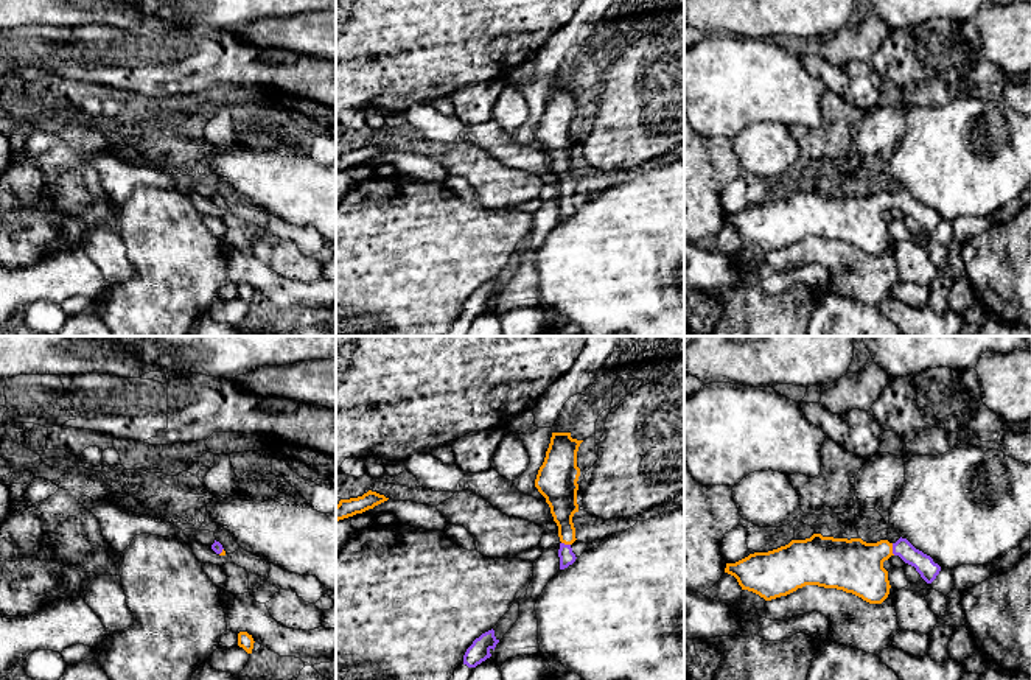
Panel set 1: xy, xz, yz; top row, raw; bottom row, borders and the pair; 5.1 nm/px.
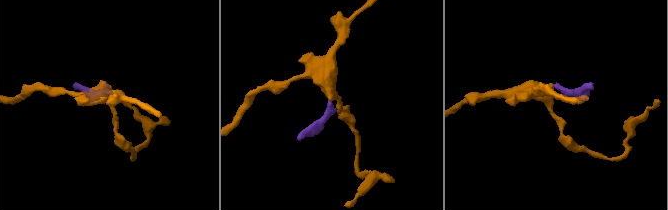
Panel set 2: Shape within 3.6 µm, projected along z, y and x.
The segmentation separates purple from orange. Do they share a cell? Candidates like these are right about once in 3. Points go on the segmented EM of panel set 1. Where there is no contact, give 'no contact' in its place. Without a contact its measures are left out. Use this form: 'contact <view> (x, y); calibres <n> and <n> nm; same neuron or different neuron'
contact yz (893, 550); calibres 100 and 280 nm; same neuron

